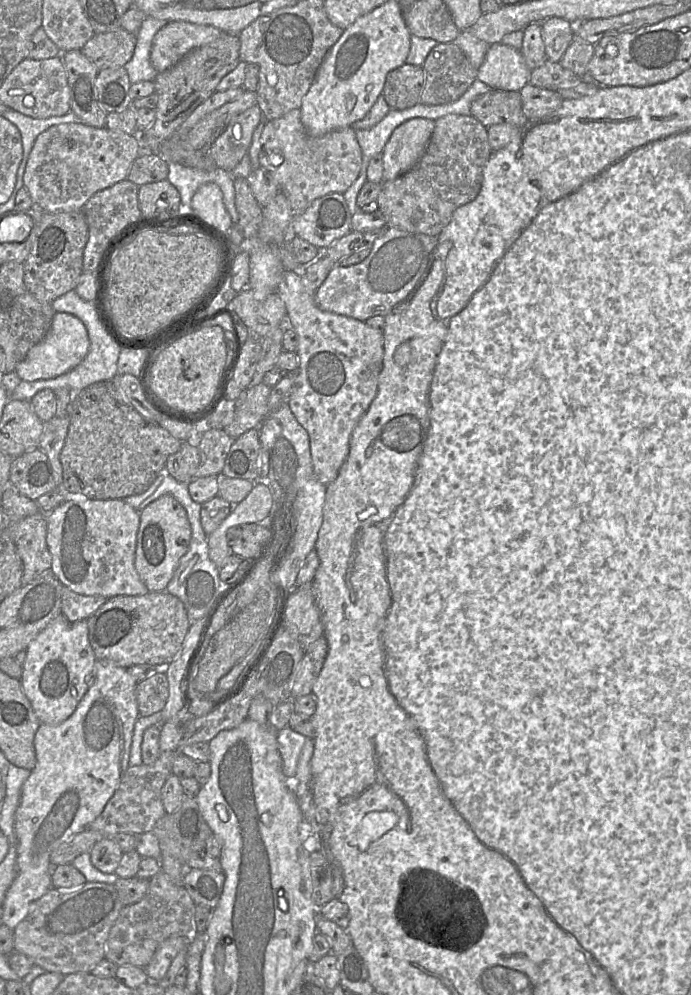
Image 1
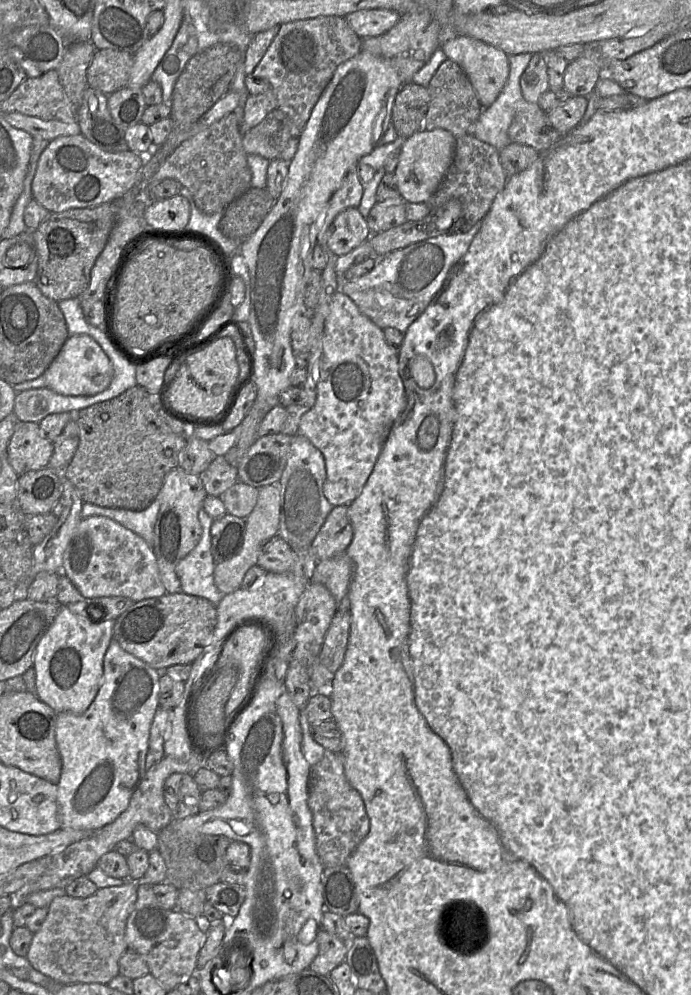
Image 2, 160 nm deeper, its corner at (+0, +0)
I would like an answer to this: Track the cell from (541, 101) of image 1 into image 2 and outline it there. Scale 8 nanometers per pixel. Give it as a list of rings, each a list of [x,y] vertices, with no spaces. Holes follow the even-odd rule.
[[[570,96],[546,114],[553,127],[564,135],[582,124],[588,106],[588,97]]]

